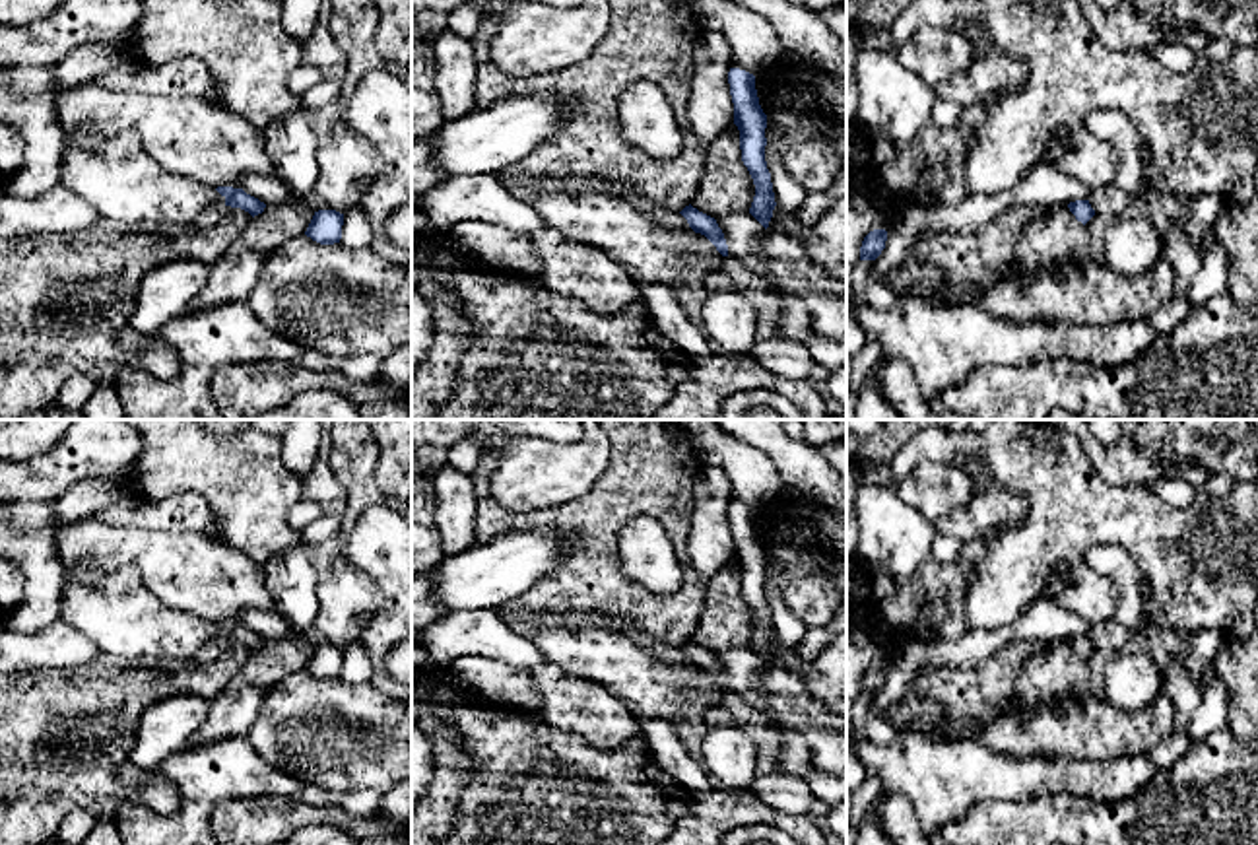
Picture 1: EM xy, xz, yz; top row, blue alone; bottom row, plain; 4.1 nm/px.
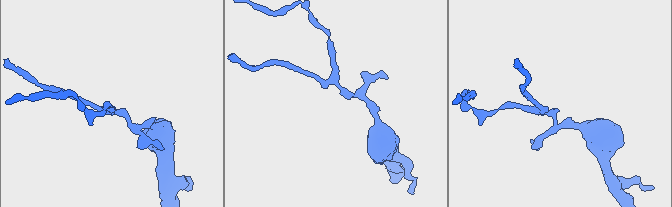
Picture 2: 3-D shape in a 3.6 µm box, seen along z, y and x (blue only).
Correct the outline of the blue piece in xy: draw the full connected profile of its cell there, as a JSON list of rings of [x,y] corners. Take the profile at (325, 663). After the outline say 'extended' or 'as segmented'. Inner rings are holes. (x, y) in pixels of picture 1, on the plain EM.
[[[336,645],[314,647],[305,670],[320,680],[334,680],[342,674],[344,649]]] | as segmented

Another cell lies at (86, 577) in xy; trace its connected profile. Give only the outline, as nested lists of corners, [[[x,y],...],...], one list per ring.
[[[62,567],[64,587],[97,589],[105,581],[105,577],[105,571],[95,571],[87,567]]]

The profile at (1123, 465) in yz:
[[[1048,420],[1070,431],[1081,443],[1091,466],[1110,486],[1149,486],[1157,478],[1182,478],[1190,484],[1204,484],[1209,472],[1198,464],[1176,462],[1161,466],[1149,455],[1134,447],[1134,435],[1142,420],[1122,420],[1120,441],[1116,447],[1105,447],[1089,429],[1087,420]]]

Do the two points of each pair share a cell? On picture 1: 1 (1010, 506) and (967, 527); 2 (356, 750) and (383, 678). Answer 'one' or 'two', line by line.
1: one
2: two

